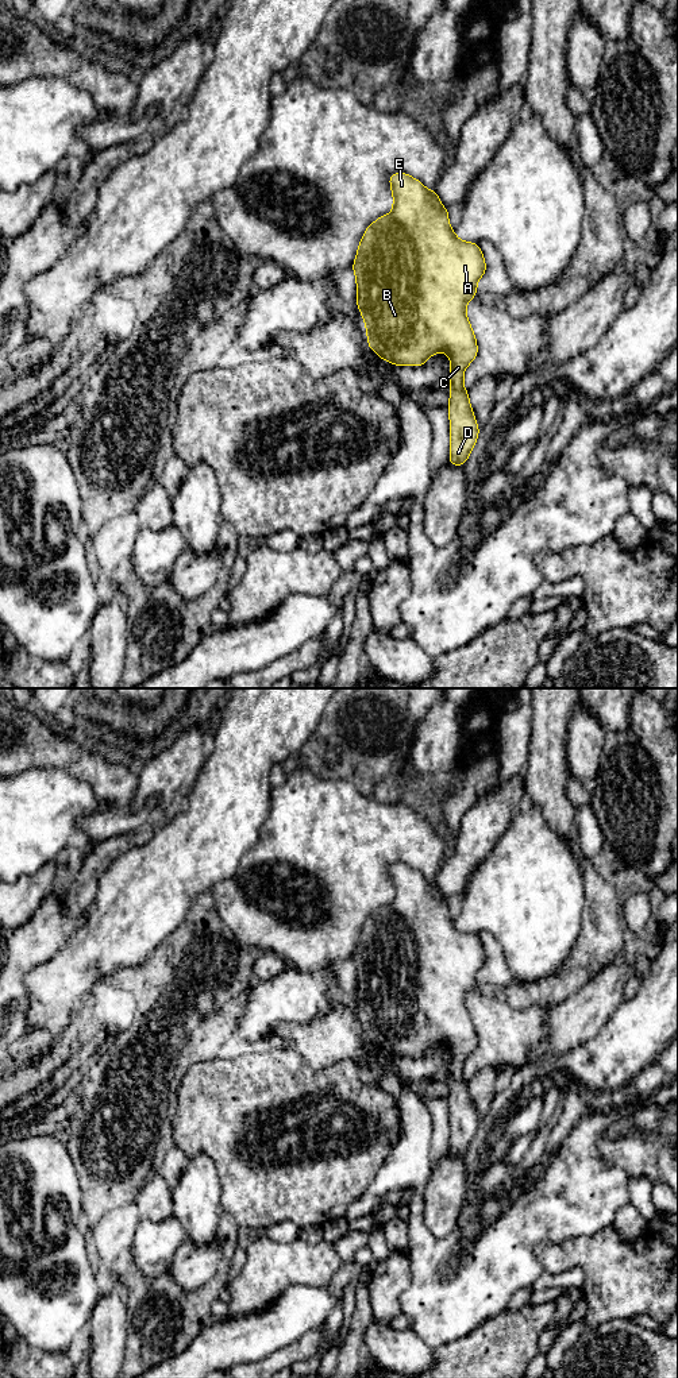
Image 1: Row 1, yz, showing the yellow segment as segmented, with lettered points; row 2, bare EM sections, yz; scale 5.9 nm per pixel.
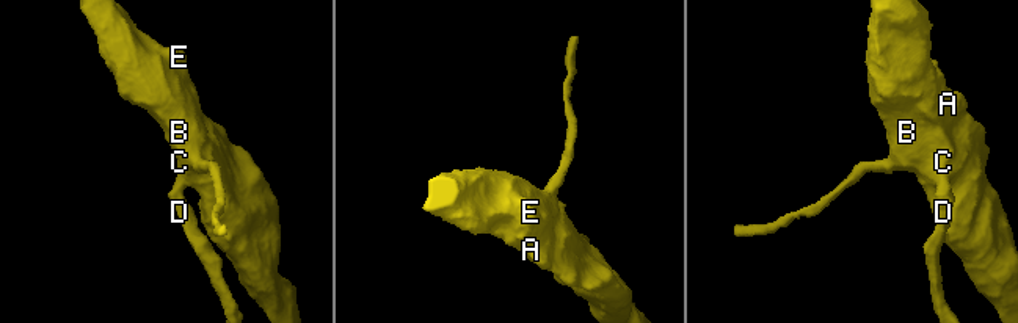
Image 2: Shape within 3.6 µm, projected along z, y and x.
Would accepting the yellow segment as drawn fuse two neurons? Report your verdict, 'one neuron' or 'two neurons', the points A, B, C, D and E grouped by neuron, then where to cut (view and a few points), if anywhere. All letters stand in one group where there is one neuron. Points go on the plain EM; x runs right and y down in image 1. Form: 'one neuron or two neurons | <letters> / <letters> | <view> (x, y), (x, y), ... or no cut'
one neuron | A B C D E | no cut

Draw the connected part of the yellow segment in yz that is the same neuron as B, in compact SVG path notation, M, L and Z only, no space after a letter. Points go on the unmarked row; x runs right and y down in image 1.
M405 865L389 868L393 883L393 902L370 915L359 933L353 962L357 969L357 996L366 1015L369 1038L388 1054L423 1057L436 1043L450 1049L450 1154L465 1155L477 1134L479 1120L463 1077L463 1064L475 1050L478 1038L466 1005L466 995L475 989L477 974L486 962L486 954L477 934L459 931L450 918L448 903L435 881Z

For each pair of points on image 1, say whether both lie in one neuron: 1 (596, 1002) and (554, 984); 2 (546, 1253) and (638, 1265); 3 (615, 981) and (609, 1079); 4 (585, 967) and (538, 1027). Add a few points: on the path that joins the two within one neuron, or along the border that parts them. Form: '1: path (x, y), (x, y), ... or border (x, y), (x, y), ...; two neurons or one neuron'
1: border (598, 971), (577, 992), (550, 1008); two neurons
2: path (569, 1254), (592, 1254), (603, 1257), (615, 1265); one neuron
3: border (624, 1000), (594, 1037); two neurons
4: border (550, 1008), (530, 1006), (517, 1010); two neurons

